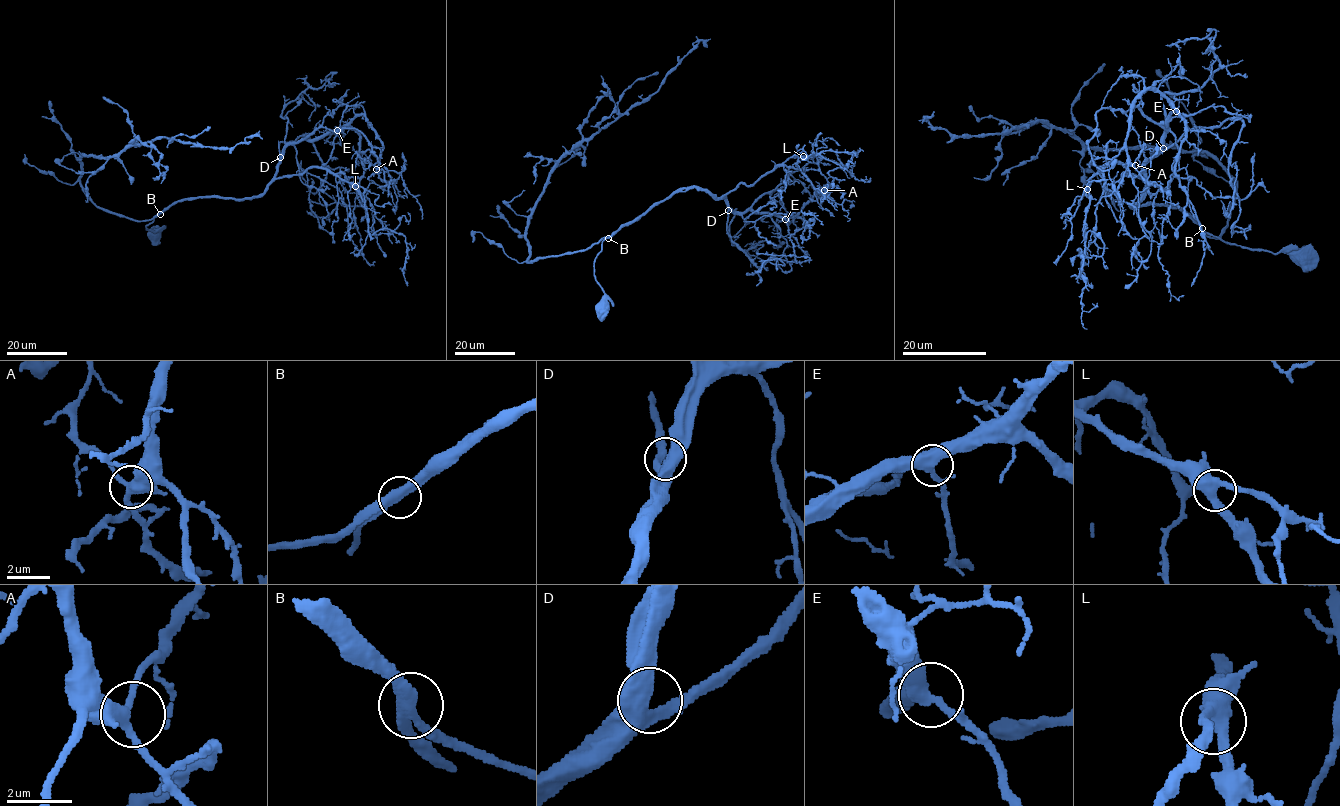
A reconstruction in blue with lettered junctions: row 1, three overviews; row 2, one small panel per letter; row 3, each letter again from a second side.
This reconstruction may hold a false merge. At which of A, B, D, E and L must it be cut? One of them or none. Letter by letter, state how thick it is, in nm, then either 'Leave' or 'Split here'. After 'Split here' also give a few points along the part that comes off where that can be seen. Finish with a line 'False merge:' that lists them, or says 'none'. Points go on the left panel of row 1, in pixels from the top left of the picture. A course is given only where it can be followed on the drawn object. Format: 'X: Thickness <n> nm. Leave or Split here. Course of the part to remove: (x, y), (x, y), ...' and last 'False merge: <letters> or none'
A: Thickness 340 nm. Leave
B: Thickness 340 nm. Leave
D: Thickness 460 nm. Leave
E: Thickness 420 nm. Leave
L: Thickness 420 nm. Leave
False merge: none

